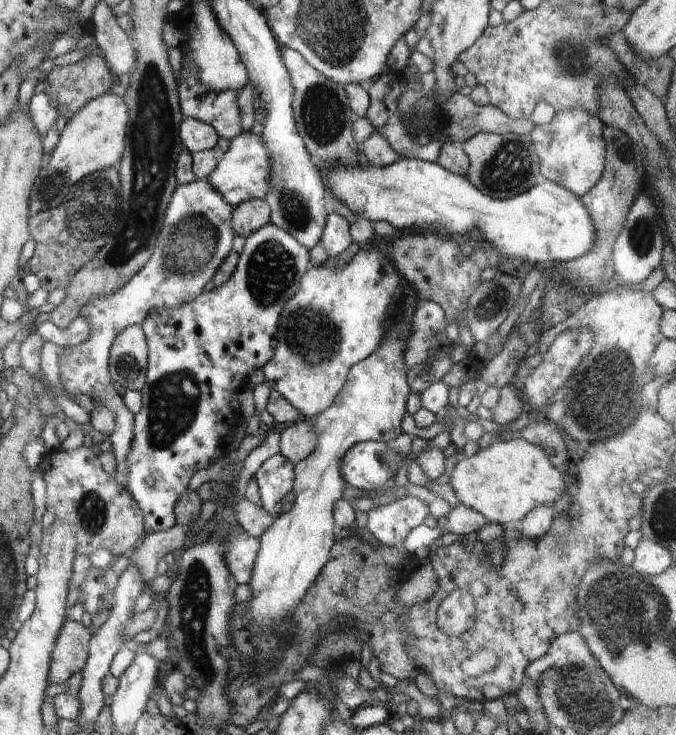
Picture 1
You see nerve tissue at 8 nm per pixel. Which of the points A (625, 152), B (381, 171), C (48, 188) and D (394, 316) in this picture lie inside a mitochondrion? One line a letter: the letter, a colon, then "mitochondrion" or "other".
A: other
B: other
C: mitochondrion
D: other

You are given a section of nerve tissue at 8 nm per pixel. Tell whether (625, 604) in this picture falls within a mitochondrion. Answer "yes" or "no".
yes

